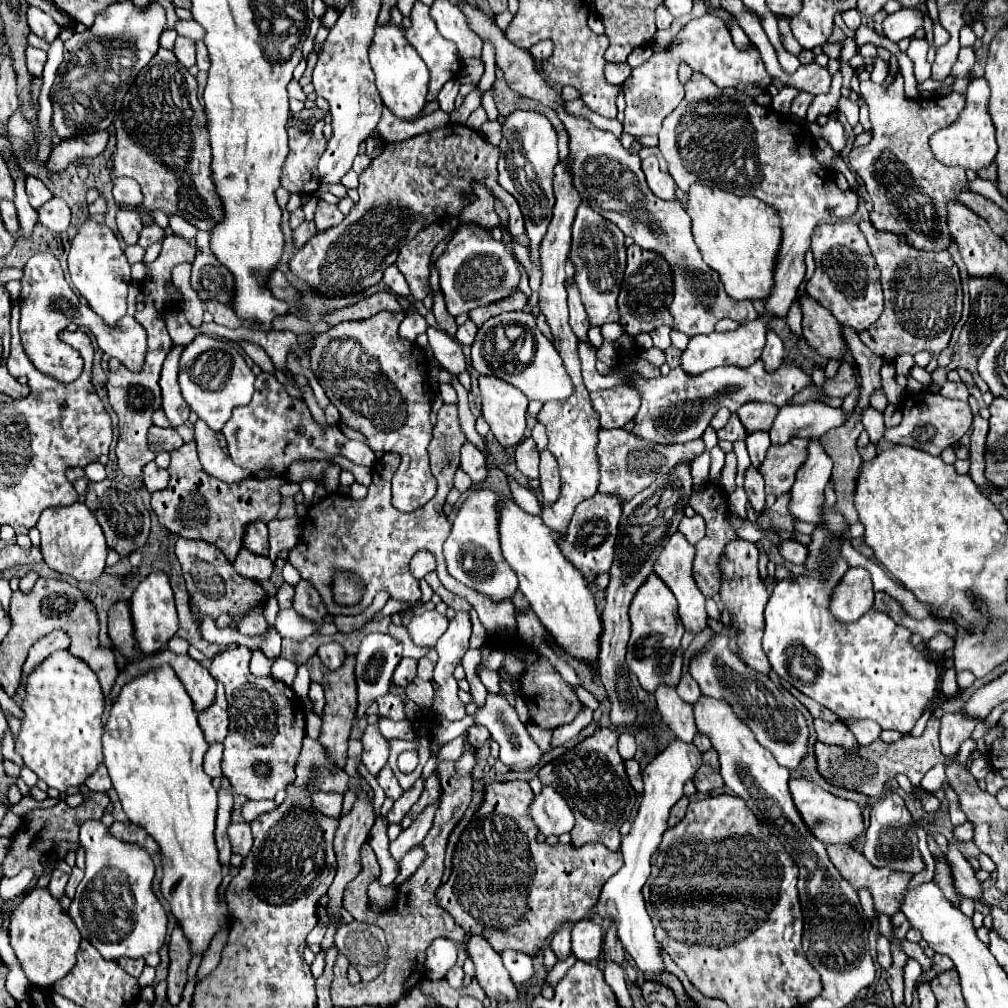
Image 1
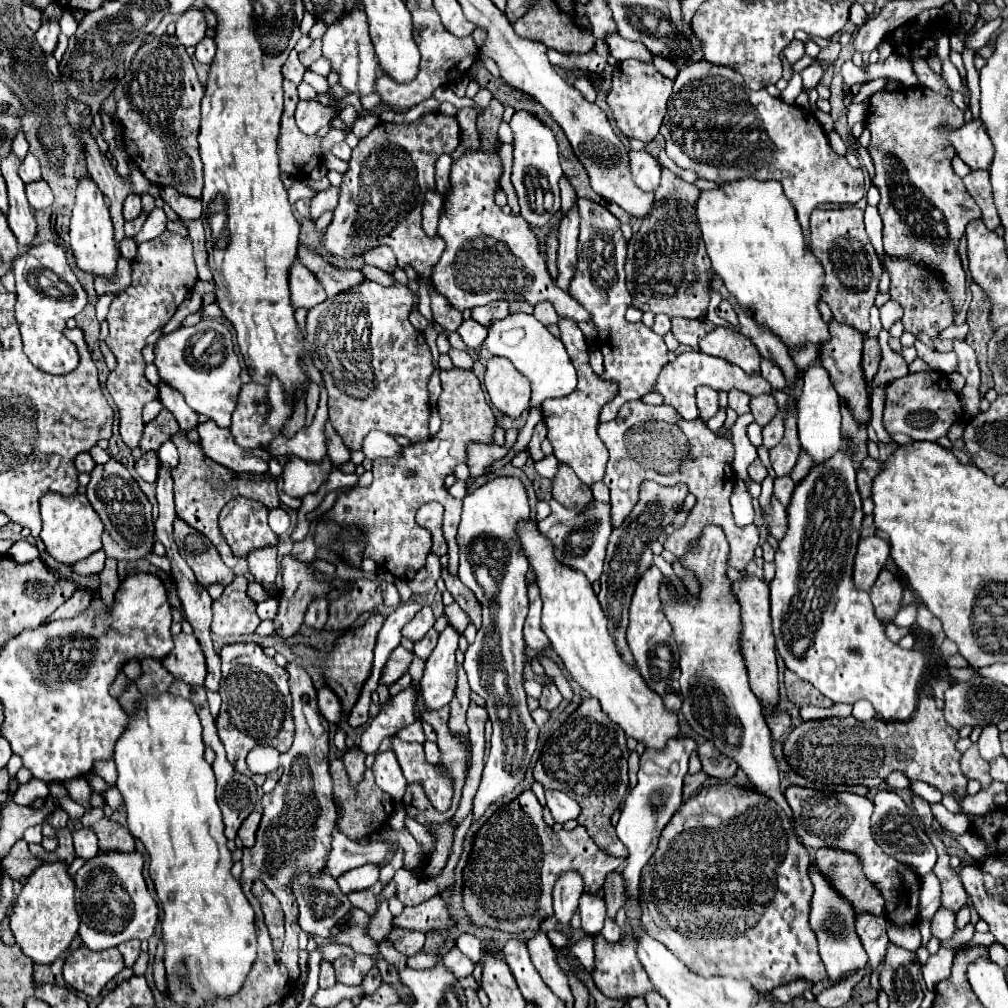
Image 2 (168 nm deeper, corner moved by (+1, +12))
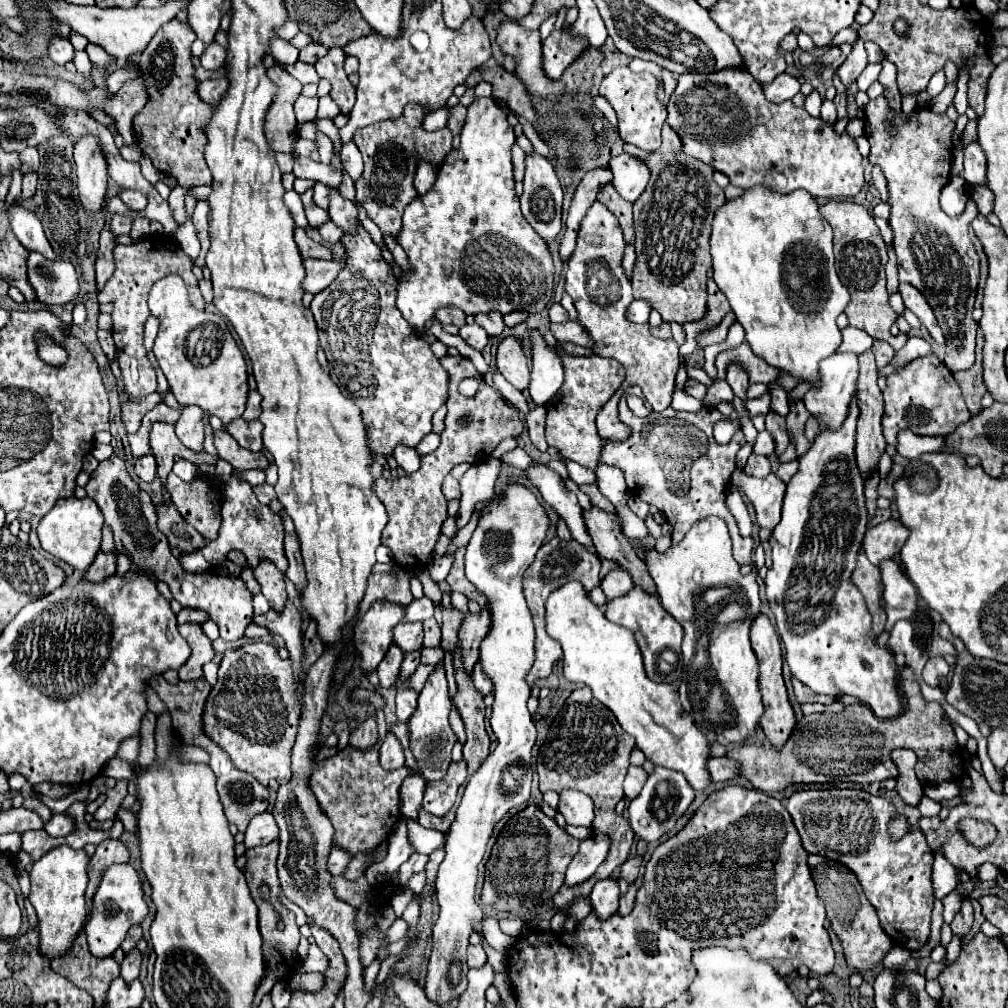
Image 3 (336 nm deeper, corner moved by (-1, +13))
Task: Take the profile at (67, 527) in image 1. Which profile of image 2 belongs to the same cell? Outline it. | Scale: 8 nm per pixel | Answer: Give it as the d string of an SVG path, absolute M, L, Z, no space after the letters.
M46 493L40 499L40 513L42 513L42 533L40 539L46 545L46 551L50 557L54 557L58 563L66 567L74 567L78 561L86 559L94 551L102 549L100 535L104 531L104 525L92 505L88 505L88 499L84 493L76 493L72 497L60 497L56 493Z

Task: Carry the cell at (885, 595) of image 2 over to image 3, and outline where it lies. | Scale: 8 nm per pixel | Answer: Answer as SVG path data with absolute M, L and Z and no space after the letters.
M860 550L858 554L858 566L854 570L854 584L858 586L858 590L864 594L868 610L872 614L872 628L874 634L880 634L884 630L886 624L886 612L880 604L880 594L882 594L882 572L878 566L870 564L868 558L864 556L864 552Z

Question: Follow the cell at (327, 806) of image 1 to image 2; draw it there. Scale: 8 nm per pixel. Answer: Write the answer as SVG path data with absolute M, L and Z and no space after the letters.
M334 829L332 837L334 837L332 839L332 851L330 851L328 863L326 863L326 869L332 877L340 877L346 871L362 867L366 863L378 865L384 861L388 851L396 853L396 849L398 849L398 845L394 845L394 843L380 843L380 841L376 841L374 849L370 849L368 845L350 841L338 829Z

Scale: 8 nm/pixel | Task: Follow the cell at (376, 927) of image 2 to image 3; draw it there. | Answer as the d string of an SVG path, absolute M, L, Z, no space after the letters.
M402 818L406 822L406 828L408 828L408 842L410 846L416 850L416 852L424 852L424 854L430 854L434 852L436 848L440 848L446 840L444 840L444 834L442 832L436 832L436 830L426 830L422 828L418 822L414 822L412 818Z

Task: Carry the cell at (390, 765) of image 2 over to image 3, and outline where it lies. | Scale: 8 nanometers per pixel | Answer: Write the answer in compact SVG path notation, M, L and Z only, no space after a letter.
M388 734L384 744L380 746L380 764L386 770L396 770L404 766L404 750L392 734Z

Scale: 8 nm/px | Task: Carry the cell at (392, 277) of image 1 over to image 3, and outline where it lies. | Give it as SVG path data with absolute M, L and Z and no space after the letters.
M332 190L330 194L330 208L328 208L328 214L330 214L330 220L344 232L350 232L350 224L354 224L354 220L360 222L360 216L358 216L358 208L352 200L346 200L338 194L338 190Z

